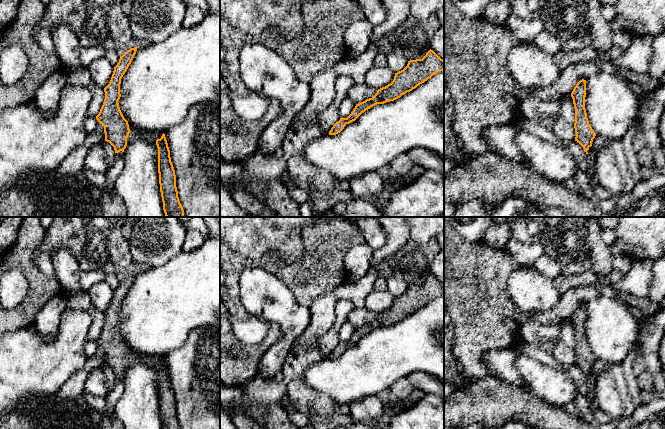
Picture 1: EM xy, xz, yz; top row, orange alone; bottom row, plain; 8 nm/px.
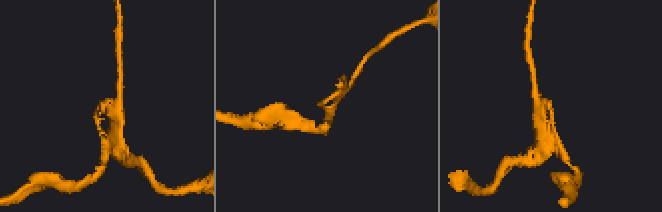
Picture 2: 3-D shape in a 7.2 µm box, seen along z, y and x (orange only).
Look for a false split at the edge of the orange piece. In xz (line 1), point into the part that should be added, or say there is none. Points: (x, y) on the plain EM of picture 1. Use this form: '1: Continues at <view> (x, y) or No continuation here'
1: No continuation here

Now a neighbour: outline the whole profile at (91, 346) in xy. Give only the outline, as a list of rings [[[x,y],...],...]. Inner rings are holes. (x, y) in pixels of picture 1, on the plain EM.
[[[89,340],[85,346],[85,353],[87,357],[92,357],[95,355],[96,349],[98,348],[96,341]]]

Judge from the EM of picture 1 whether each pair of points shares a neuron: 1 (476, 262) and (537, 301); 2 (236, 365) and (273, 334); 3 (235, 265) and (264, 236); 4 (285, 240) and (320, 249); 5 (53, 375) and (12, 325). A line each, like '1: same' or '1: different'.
1: different
2: same
3: different
4: different
5: different

